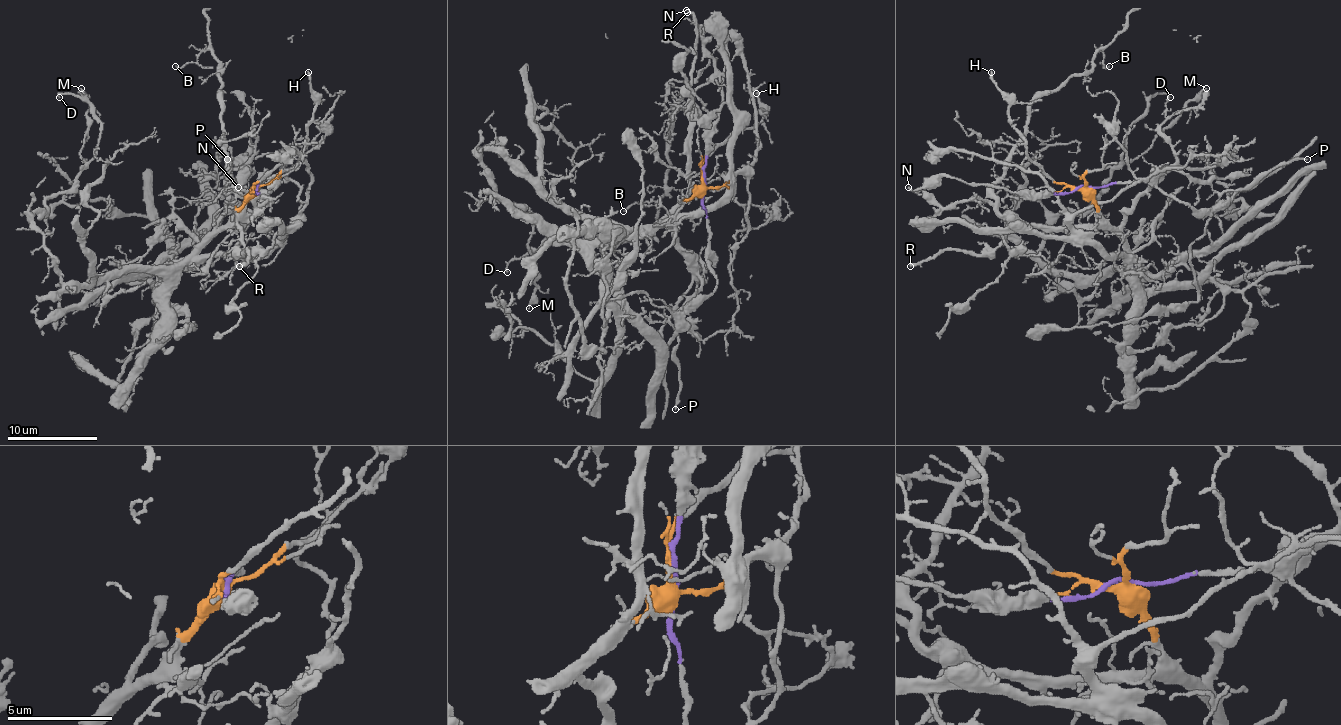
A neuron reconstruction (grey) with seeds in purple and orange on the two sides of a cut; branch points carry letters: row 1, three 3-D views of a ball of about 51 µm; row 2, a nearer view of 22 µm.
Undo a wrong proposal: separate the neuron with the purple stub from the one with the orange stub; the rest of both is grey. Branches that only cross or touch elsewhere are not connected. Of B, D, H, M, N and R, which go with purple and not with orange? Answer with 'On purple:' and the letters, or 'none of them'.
On purple: none of them

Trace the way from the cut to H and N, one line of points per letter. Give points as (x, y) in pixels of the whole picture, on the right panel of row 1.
H: (1083, 188), (1054, 182), (1030, 157), (1025, 137), (1009, 121), (1007, 96), (991, 78), (991, 72)
N: (1083, 188), (1099, 215), (1097, 224), (1025, 227), (1007, 222), (985, 200), (958, 200), (938, 206), (908, 186)

